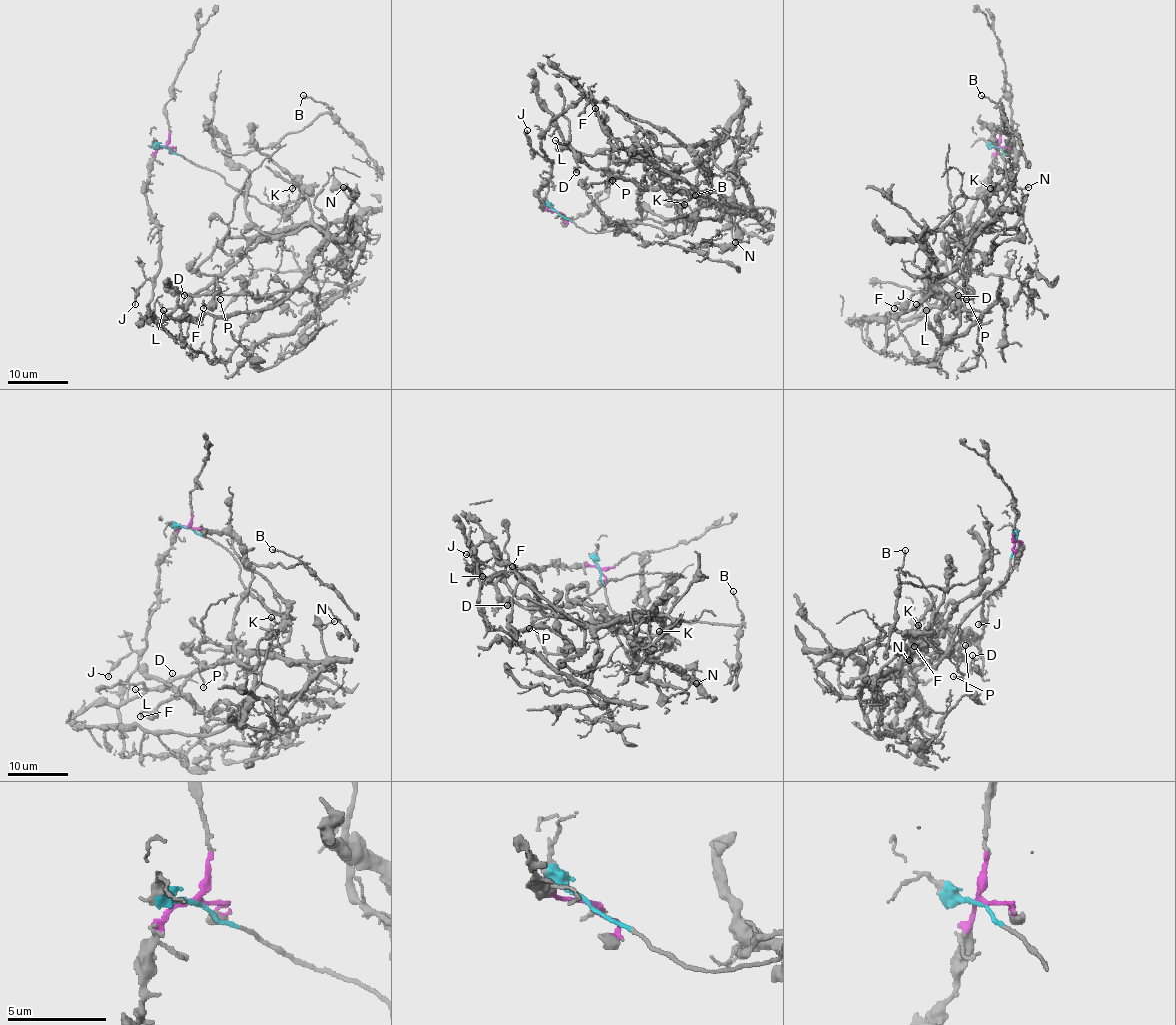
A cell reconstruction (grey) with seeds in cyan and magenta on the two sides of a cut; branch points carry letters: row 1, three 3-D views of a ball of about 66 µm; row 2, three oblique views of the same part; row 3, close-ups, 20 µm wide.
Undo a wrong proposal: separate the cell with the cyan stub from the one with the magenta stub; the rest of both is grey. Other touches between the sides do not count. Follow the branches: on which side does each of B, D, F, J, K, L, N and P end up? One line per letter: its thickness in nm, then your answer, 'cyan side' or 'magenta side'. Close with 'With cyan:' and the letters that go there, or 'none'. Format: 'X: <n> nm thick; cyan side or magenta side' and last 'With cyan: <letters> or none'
B: 140 nm thick; cyan side
D: 90 nm thick; cyan side
F: 180 nm thick; cyan side
J: 180 nm thick; magenta side
K: 80 nm thick; cyan side
L: 110 nm thick; cyan side
N: 130 nm thick; cyan side
P: 130 nm thick; cyan side
With cyan: B, D, F, K, L, N, P

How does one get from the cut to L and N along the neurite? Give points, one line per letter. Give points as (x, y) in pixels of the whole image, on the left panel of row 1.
L: (165, 147), (220, 174), (233, 188), (280, 209), (292, 227), (255, 239), (233, 263), (187, 304), (162, 310)
N: (165, 147), (279, 207), (292, 227), (276, 232), (348, 221), (359, 207), (339, 189), (344, 186)

